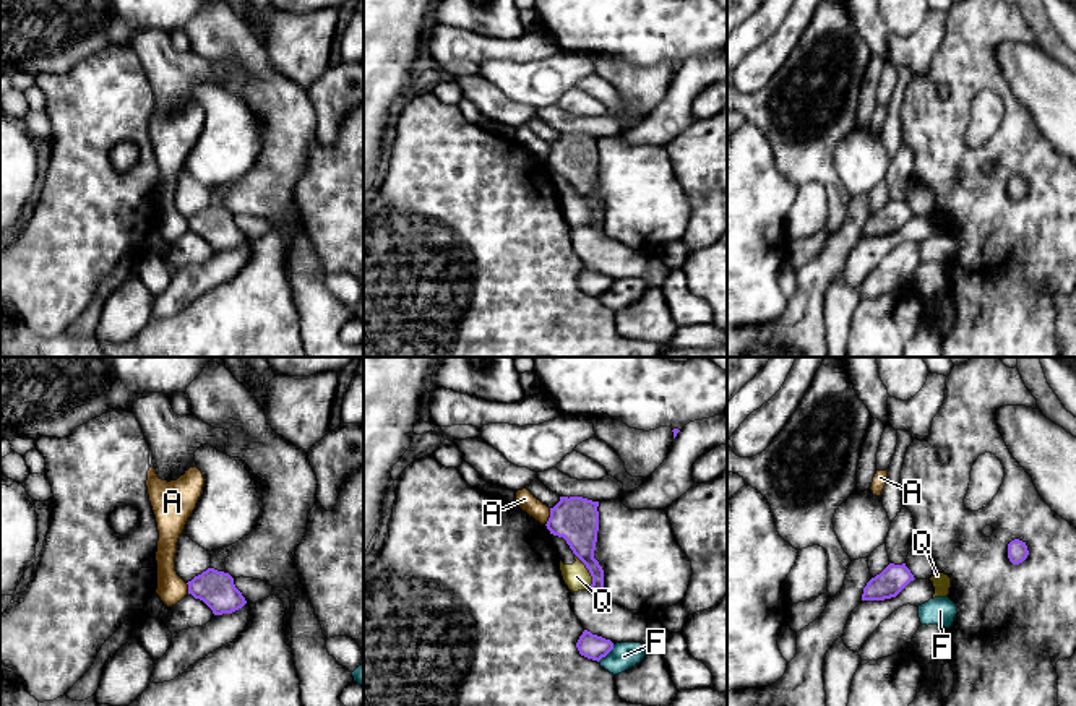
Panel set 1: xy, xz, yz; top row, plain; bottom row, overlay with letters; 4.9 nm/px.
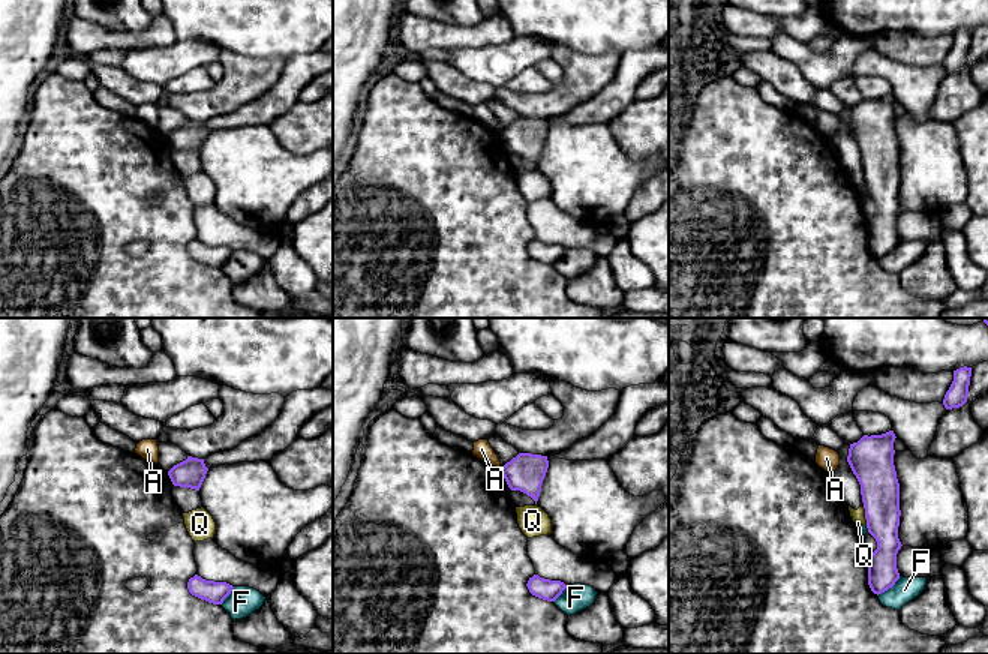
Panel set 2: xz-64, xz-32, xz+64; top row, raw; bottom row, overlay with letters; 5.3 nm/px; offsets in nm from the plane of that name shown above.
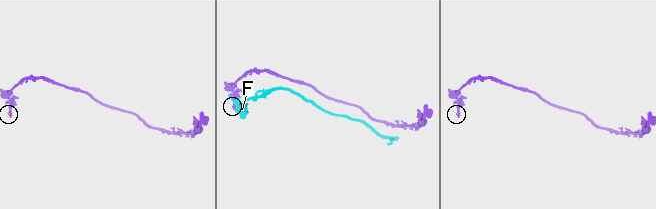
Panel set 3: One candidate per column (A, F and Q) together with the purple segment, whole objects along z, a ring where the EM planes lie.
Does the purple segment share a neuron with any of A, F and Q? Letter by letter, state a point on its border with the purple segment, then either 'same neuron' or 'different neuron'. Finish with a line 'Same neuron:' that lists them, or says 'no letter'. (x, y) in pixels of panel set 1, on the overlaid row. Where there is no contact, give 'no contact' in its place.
A: xz (550, 516) | different neuron
F: xz (606, 654) | different neuron
Q: xz (589, 572) | different neuron
Same neuron: no letter

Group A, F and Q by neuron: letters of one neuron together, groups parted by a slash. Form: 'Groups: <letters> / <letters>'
Groups: A / F / Q

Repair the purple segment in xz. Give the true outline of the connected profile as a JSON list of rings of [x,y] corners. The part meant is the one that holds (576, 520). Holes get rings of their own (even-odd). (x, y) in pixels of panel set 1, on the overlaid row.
[[[560,497],[560,502],[550,508],[550,518],[545,526],[550,534],[566,540],[592,576],[591,591],[602,594],[604,570],[594,558],[599,531],[597,506],[599,502],[583,497]]]

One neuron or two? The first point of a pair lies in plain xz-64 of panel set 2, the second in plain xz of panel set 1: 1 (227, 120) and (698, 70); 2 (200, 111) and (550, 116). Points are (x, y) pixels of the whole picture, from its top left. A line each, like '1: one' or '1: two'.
1: one
2: one

